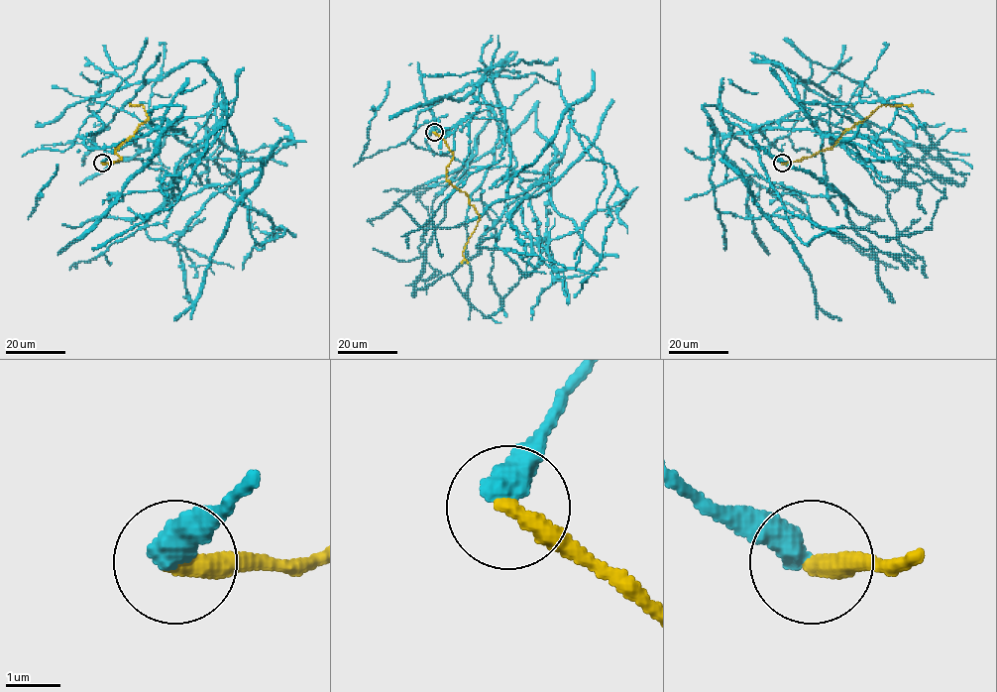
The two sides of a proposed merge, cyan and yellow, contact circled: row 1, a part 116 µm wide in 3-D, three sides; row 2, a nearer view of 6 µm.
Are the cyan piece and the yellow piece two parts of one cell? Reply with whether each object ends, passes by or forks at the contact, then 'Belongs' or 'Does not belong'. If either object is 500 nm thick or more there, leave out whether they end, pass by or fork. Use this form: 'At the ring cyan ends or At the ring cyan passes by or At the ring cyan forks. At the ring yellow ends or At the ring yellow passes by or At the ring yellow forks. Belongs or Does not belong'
Does not belong

